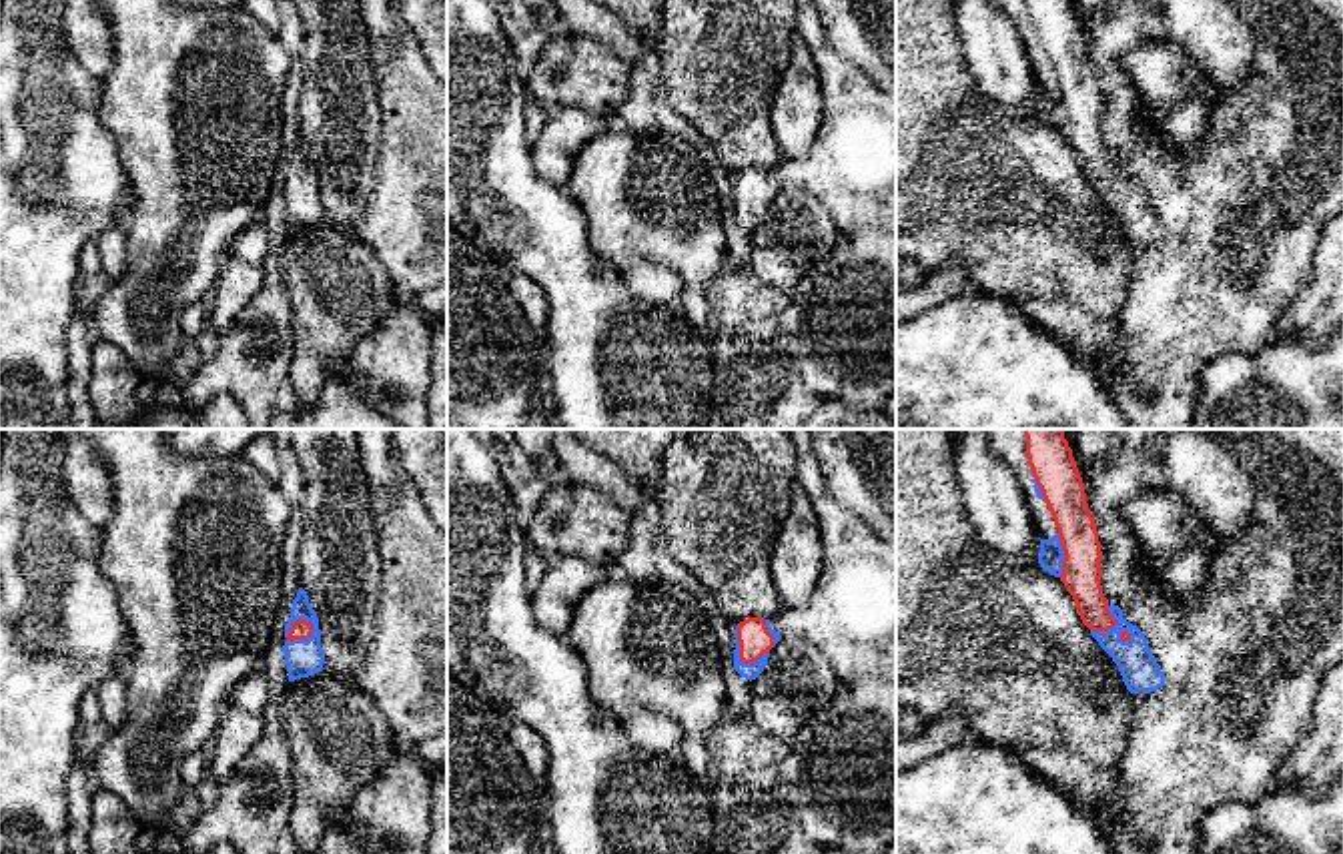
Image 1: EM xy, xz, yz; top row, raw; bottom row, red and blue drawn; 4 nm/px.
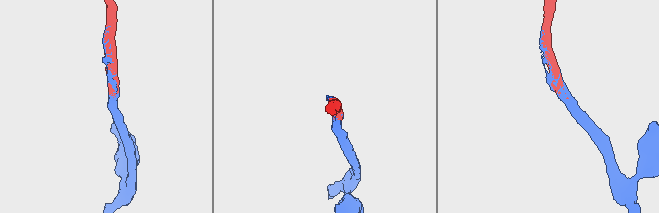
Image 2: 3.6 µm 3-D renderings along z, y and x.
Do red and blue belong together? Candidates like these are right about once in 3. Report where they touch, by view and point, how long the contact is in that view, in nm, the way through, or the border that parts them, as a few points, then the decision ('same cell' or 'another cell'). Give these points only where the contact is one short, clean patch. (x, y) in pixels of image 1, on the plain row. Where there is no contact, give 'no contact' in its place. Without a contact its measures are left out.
xy (303, 189) | 140 nm | same cell

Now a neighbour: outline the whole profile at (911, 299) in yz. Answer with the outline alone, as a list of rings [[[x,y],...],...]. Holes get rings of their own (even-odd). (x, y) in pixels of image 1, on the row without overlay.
[[[950,263],[926,273],[918,285],[896,289],[896,323],[916,319],[930,307],[940,305],[964,283],[968,283],[968,267],[964,263]]]

